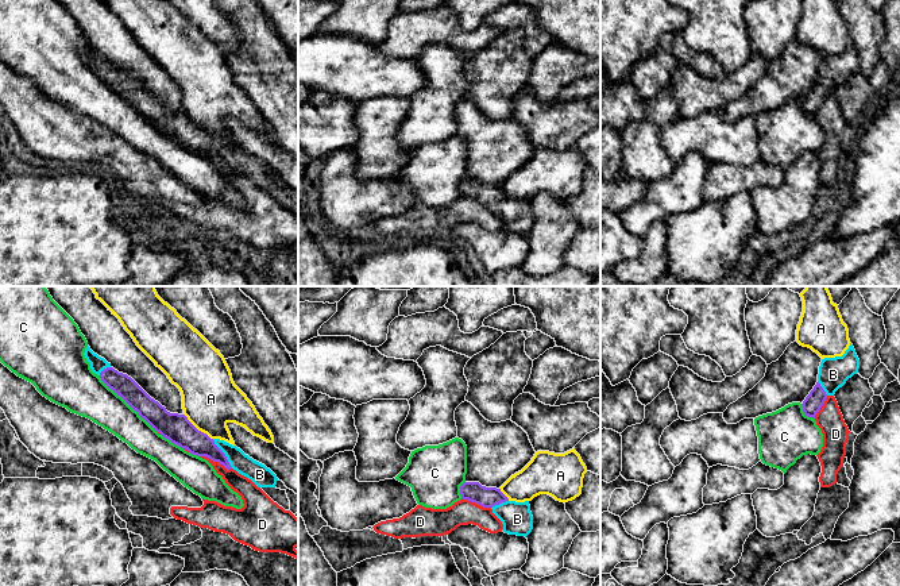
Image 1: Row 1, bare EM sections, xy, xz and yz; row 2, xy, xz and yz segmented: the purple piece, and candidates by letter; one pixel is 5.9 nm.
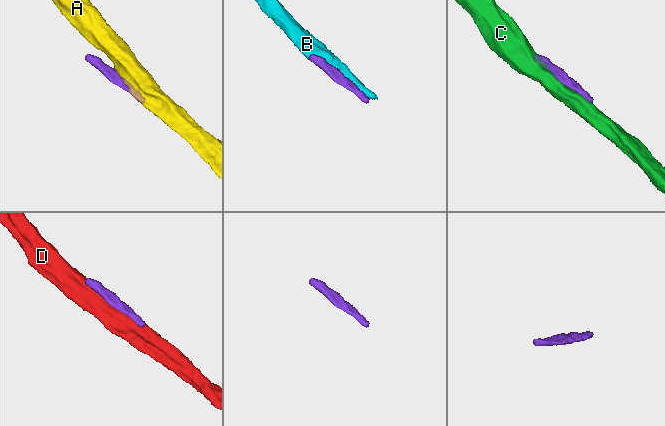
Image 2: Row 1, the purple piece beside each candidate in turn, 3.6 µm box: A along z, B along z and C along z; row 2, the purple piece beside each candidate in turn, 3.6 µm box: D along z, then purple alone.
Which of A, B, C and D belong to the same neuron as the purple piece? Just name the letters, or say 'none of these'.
B

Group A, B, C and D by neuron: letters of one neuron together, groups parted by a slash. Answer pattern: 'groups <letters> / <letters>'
groups A / B / C / D

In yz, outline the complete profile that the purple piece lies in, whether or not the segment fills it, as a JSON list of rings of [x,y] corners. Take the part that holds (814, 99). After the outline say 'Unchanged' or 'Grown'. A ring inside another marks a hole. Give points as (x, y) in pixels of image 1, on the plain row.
[[[851,41],[842,54],[822,57],[818,80],[801,101],[804,112],[815,116],[826,96],[834,93],[849,76],[858,70],[858,66],[860,57]]]. Grown

